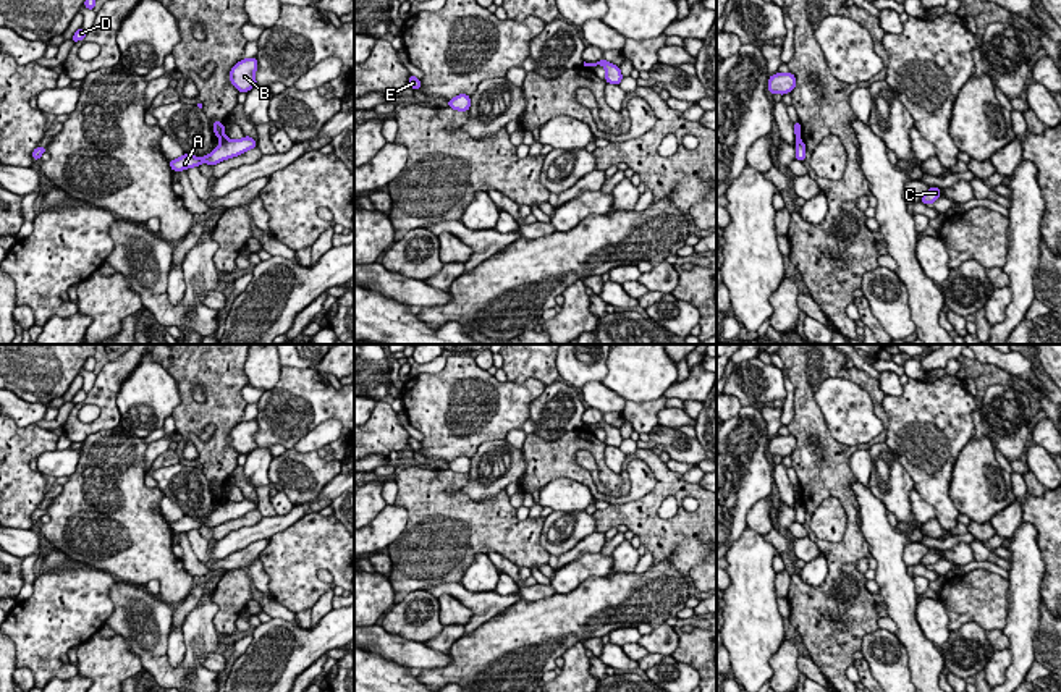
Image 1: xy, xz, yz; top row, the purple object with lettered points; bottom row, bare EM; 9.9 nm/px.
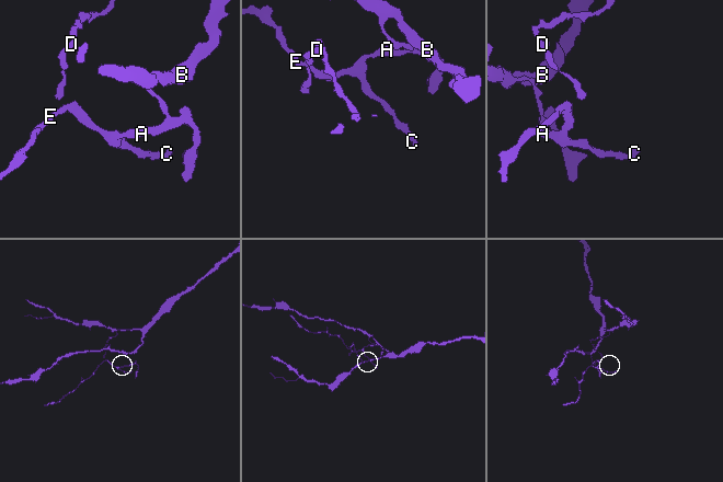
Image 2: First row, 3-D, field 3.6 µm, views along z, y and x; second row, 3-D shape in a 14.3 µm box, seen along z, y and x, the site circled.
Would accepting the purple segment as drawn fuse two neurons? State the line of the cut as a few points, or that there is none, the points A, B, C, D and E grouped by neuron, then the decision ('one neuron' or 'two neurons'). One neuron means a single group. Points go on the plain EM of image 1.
xy (225, 498), (222, 502) | A C E / B D | two neurons

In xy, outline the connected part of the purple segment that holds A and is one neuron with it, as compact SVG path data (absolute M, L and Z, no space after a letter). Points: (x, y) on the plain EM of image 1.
M244 498L239 503L225 500L205 519L194 519L194 517L189 517L189 516L183 516L176 522L168 522L168 525L170 525L173 534L181 534L181 532L188 532L188 530L192 530L192 529L199 529L201 525L217 527L218 524L223 524L223 522L231 521L231 519L238 519L238 517L241 517L246 513L254 511L254 509L257 509L257 503L254 503L249 498Z

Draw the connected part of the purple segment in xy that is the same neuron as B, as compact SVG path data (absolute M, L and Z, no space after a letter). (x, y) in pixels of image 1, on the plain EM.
M256 419L238 424L230 433L230 443L238 454L247 454L259 448L254 435L259 430Z

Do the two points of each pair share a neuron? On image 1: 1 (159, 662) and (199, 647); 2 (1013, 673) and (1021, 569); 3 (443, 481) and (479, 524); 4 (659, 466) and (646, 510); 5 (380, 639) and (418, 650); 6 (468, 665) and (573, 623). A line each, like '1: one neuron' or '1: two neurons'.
1: two neurons
2: one neuron
3: one neuron
4: one neuron
5: one neuron
6: one neuron

